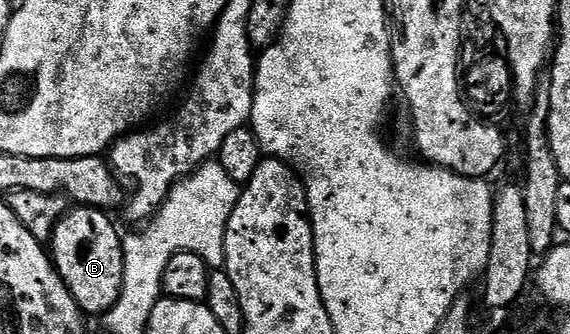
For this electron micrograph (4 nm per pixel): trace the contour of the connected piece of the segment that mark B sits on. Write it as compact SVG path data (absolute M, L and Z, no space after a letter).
M72 206L62 219L57 220L52 230L50 255L56 272L70 290L81 313L89 317L108 312L118 300L122 286L122 232L112 225L108 216L111 215L99 208Z

